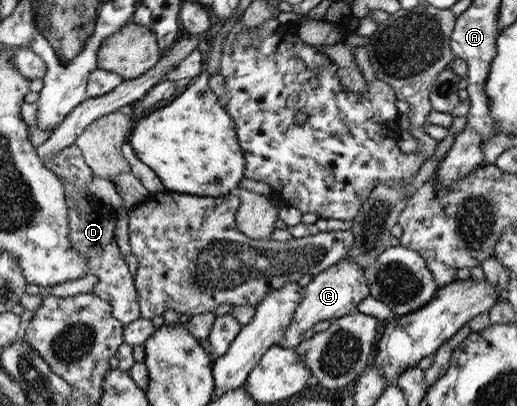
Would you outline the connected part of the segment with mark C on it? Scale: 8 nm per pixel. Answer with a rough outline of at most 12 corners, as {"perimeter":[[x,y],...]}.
{"perimeter":[[347,257],[314,275],[282,340],[294,349],[320,320],[355,311],[370,294]]}

